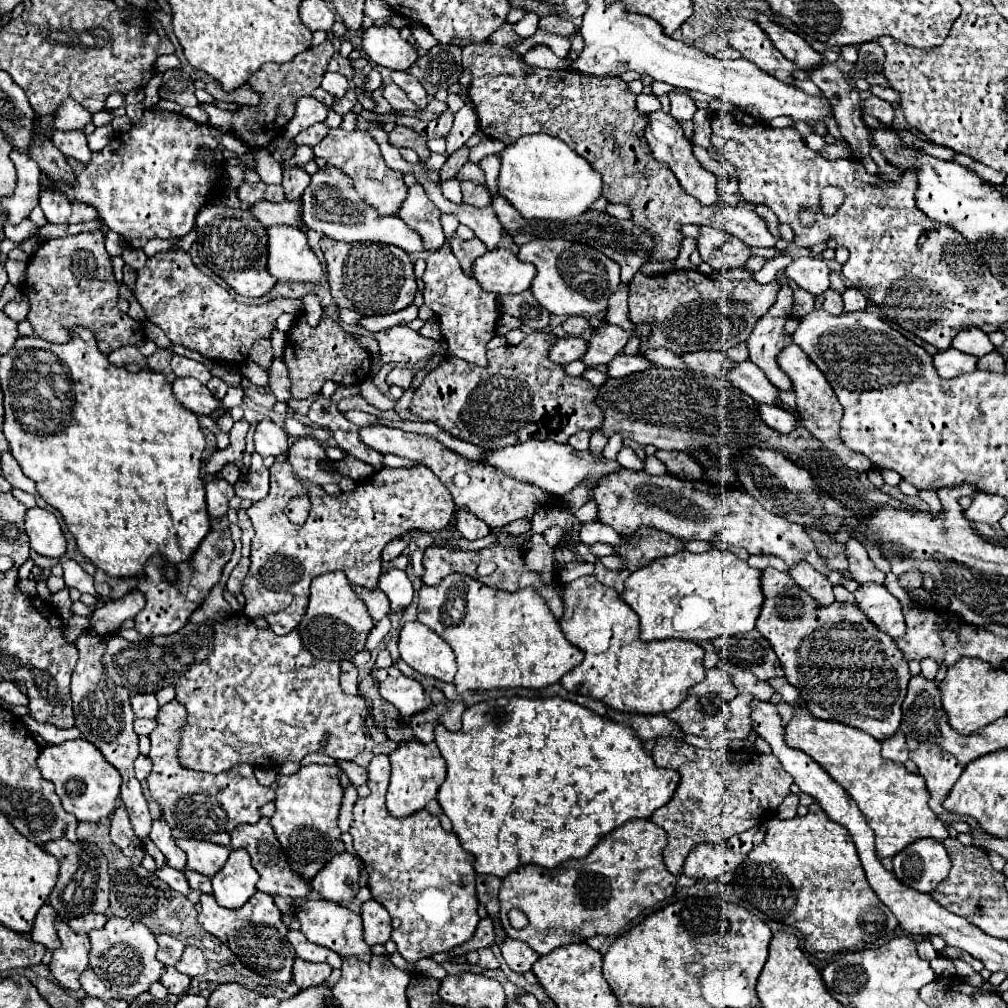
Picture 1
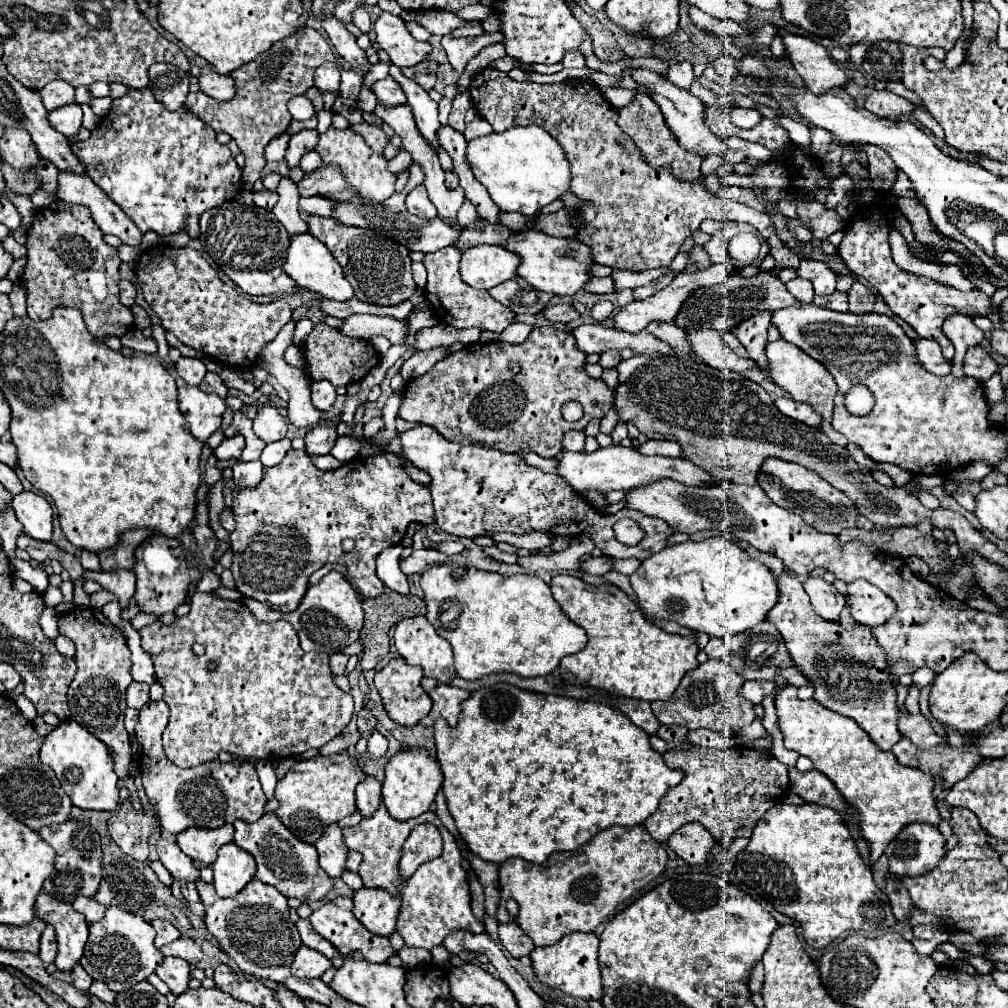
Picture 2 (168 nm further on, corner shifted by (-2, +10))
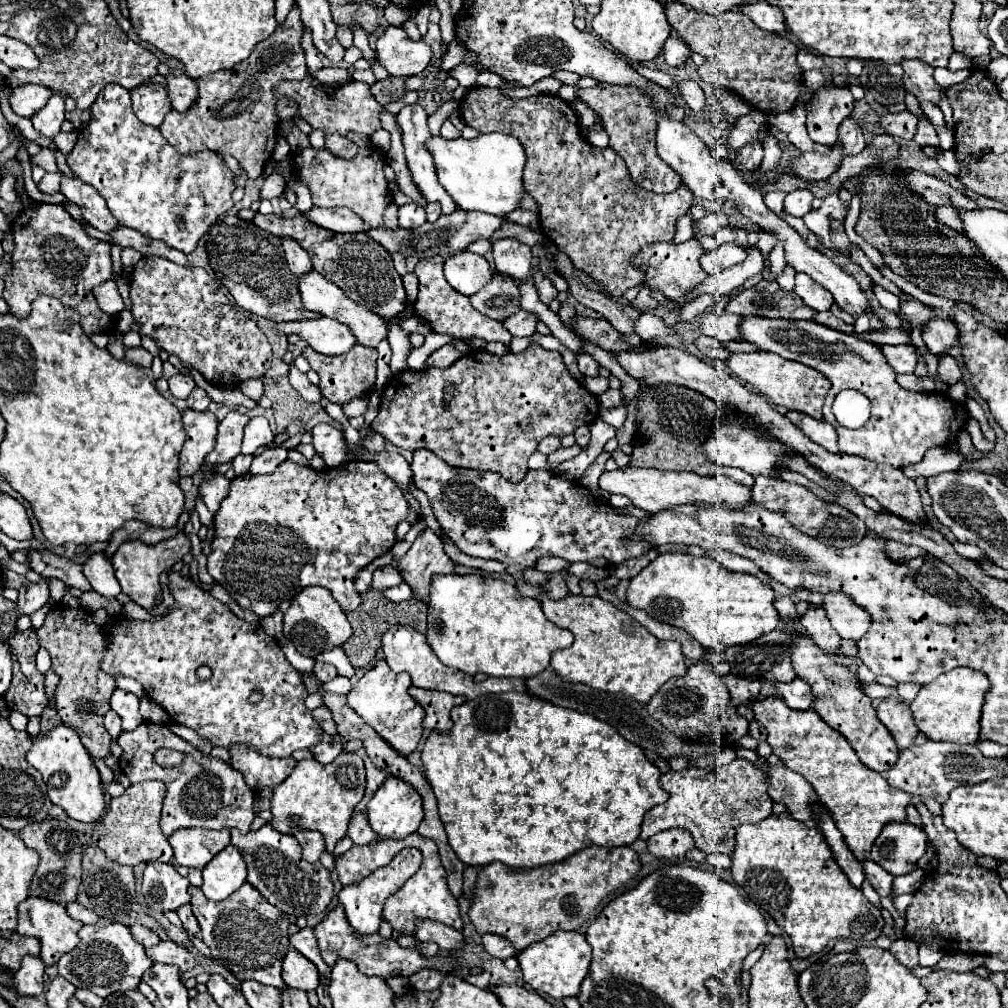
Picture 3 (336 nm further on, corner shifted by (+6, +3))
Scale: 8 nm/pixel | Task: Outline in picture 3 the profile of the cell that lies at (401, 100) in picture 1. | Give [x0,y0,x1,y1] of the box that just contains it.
[274,74,382,136]

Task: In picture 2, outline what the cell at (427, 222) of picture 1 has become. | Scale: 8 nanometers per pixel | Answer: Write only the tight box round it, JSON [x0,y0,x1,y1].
[406,185,436,219]

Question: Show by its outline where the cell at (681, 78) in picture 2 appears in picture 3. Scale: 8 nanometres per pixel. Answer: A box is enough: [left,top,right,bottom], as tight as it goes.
[662,34,692,66]

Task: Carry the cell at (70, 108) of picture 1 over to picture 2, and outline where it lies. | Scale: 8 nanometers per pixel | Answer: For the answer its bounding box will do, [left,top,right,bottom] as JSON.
[40,81,74,111]

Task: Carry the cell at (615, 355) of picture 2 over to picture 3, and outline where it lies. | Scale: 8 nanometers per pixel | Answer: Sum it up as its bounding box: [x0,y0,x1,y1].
[576,352,600,376]

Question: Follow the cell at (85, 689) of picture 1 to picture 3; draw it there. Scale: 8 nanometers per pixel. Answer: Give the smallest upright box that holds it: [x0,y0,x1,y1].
[36,604,116,758]

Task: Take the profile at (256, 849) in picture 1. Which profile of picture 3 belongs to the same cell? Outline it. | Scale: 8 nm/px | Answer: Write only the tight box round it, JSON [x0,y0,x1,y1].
[232,824,332,916]

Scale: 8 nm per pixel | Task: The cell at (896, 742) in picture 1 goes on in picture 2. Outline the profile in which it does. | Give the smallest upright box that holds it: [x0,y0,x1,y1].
[892,737,982,787]

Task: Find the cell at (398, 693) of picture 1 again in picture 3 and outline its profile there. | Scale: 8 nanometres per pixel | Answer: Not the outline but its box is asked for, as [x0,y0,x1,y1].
[348,660,424,758]

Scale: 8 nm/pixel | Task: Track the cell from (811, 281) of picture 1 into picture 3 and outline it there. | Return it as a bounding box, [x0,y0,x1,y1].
[794,274,834,312]

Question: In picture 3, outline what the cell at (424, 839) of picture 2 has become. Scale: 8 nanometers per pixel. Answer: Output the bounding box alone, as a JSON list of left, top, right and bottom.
[338,848,422,934]

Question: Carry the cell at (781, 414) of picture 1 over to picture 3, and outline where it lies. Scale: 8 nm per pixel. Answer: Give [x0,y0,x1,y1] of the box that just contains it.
[786,412,838,452]

